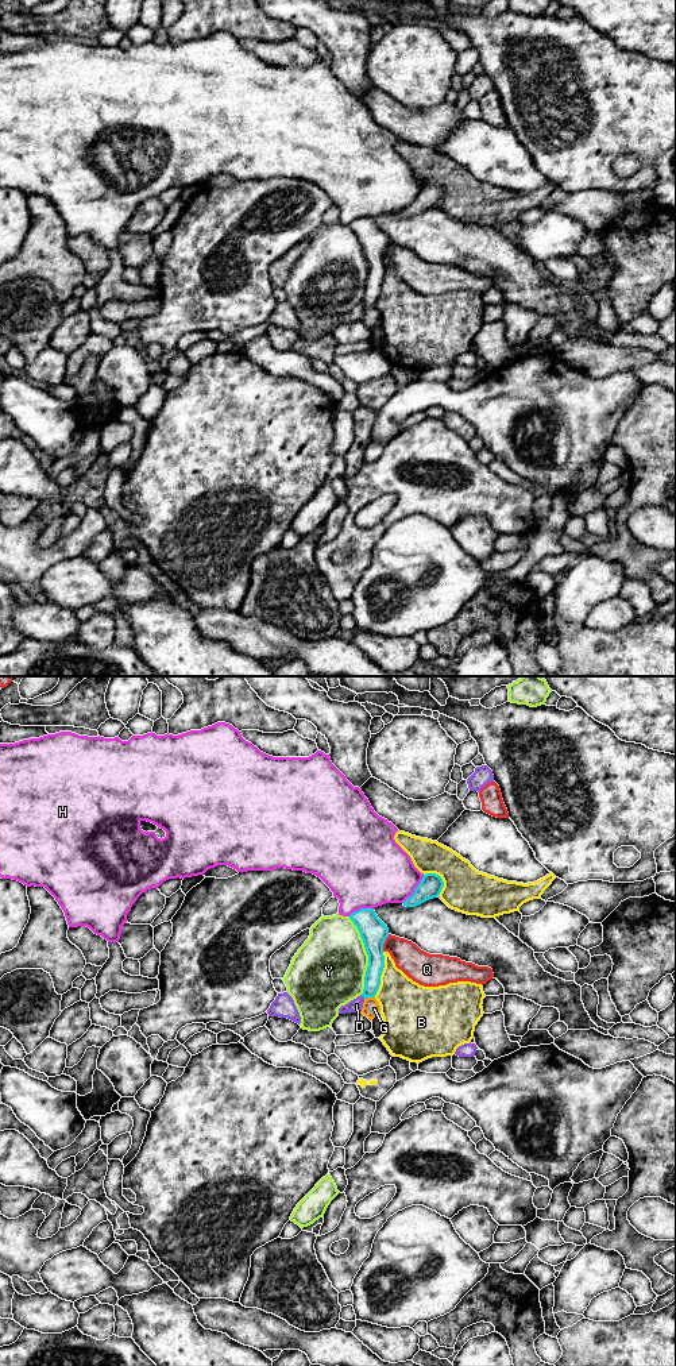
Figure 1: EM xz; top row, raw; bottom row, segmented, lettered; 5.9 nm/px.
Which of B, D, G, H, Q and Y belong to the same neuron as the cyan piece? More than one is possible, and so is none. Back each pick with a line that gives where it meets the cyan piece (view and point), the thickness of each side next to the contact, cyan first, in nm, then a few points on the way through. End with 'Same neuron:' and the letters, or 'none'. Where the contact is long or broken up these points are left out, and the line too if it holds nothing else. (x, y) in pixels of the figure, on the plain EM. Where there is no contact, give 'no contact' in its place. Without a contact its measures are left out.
Same neuron: none

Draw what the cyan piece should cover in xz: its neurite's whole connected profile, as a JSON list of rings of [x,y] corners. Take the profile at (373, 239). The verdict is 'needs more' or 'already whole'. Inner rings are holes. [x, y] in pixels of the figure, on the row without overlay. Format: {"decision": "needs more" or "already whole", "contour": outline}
{"decision": "already whole", "contour": [[[360,217],[349,224],[358,236],[368,263],[368,275],[364,285],[364,298],[362,305],[375,306],[381,285],[385,277],[383,252],[389,246],[387,235],[378,227],[374,217]]]}

